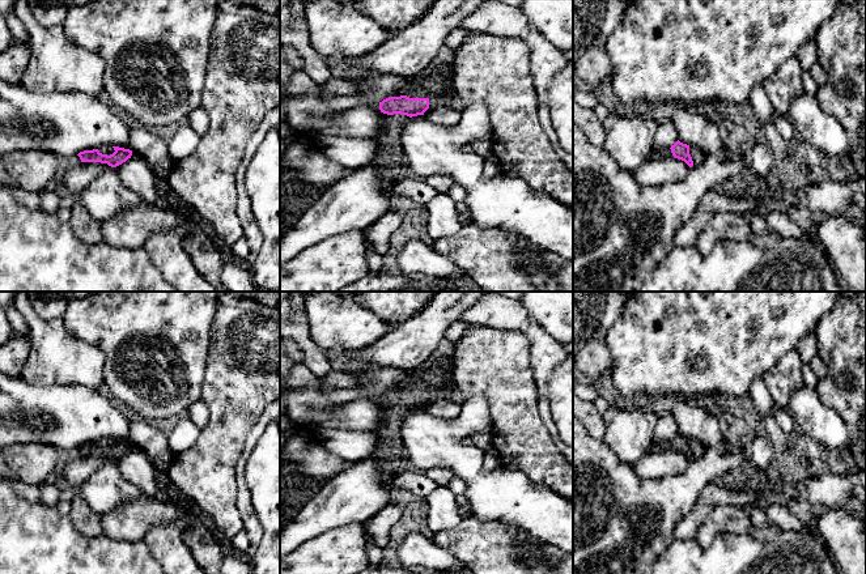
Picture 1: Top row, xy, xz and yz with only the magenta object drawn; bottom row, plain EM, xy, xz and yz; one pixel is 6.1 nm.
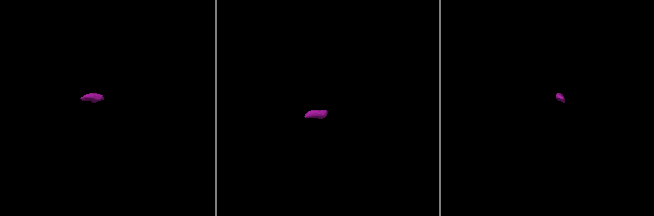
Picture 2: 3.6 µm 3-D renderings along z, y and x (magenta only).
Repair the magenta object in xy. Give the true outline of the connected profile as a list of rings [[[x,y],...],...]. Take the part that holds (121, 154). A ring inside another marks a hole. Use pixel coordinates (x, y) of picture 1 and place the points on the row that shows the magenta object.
[[[101,145],[98,149],[80,152],[77,156],[81,162],[101,162],[116,167],[131,158],[132,150],[119,146]]]

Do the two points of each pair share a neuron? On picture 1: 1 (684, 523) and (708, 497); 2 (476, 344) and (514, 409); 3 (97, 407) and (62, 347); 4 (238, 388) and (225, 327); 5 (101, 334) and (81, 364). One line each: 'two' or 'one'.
1: one
2: one
3: two
4: one
5: two

